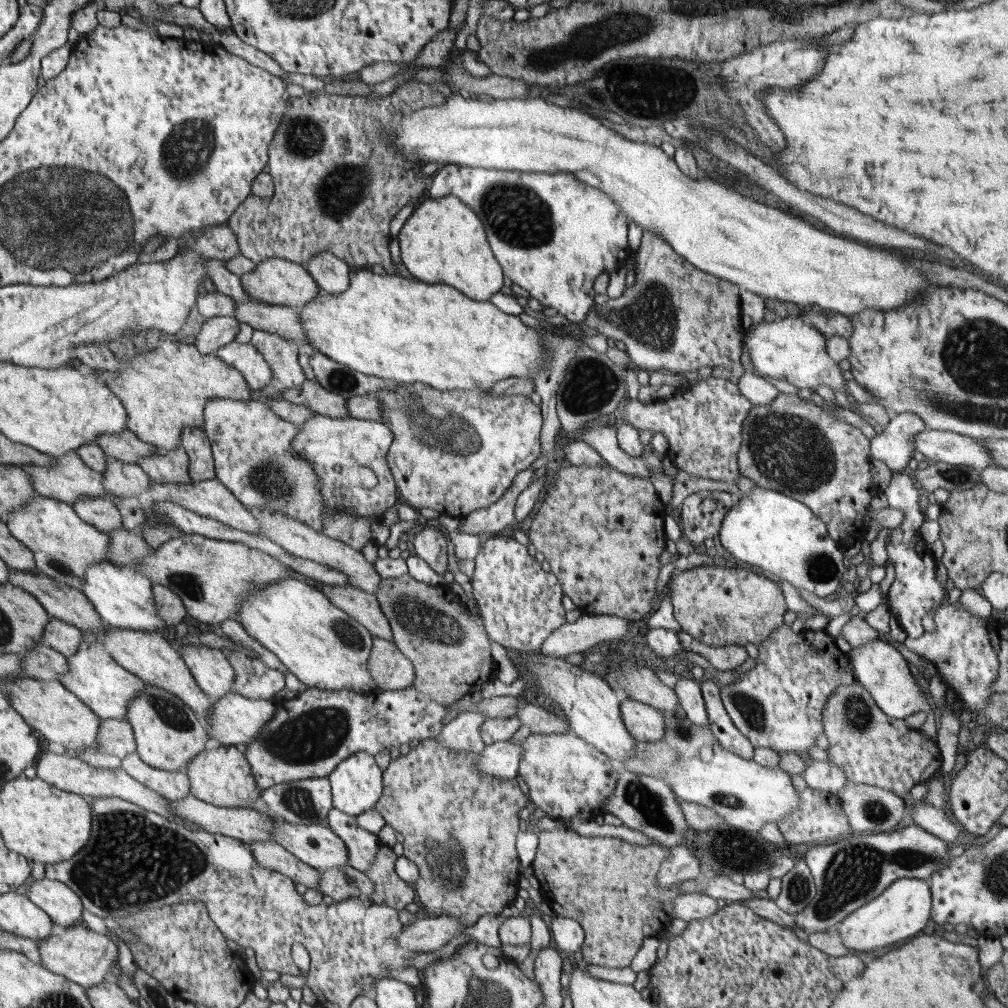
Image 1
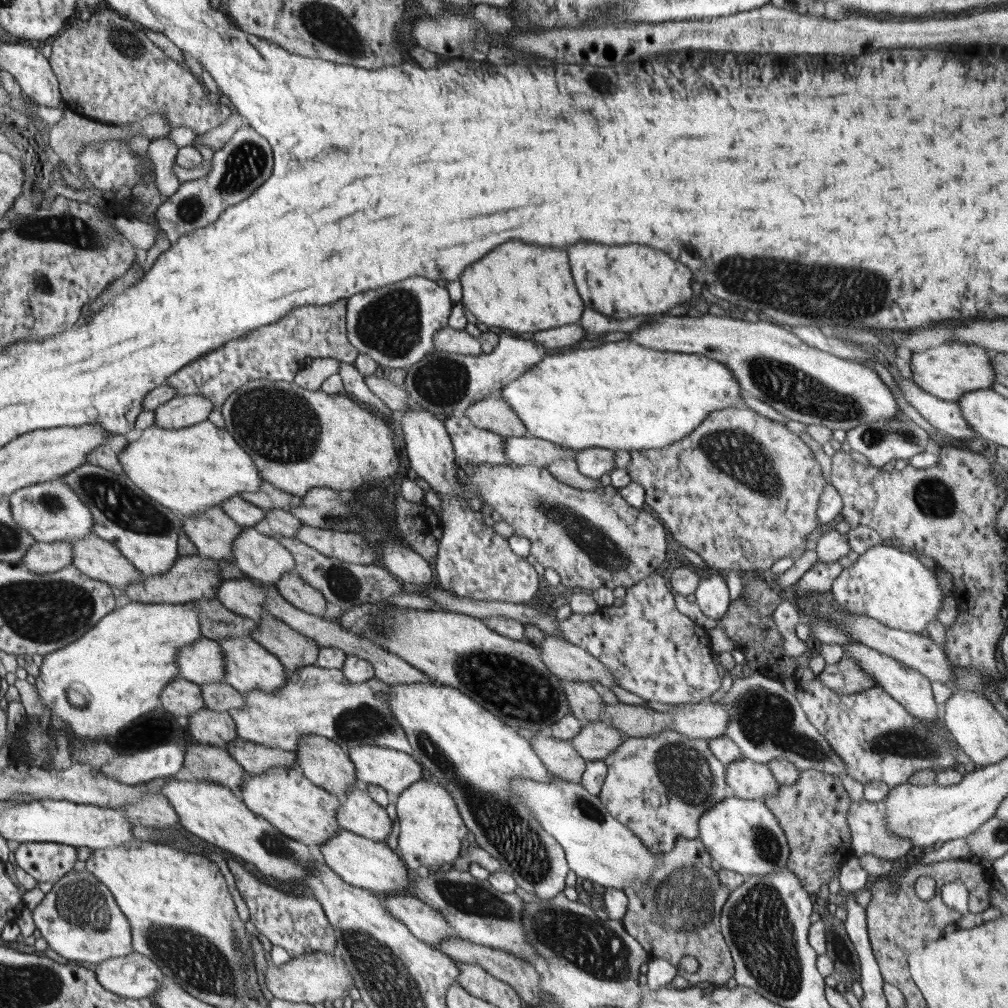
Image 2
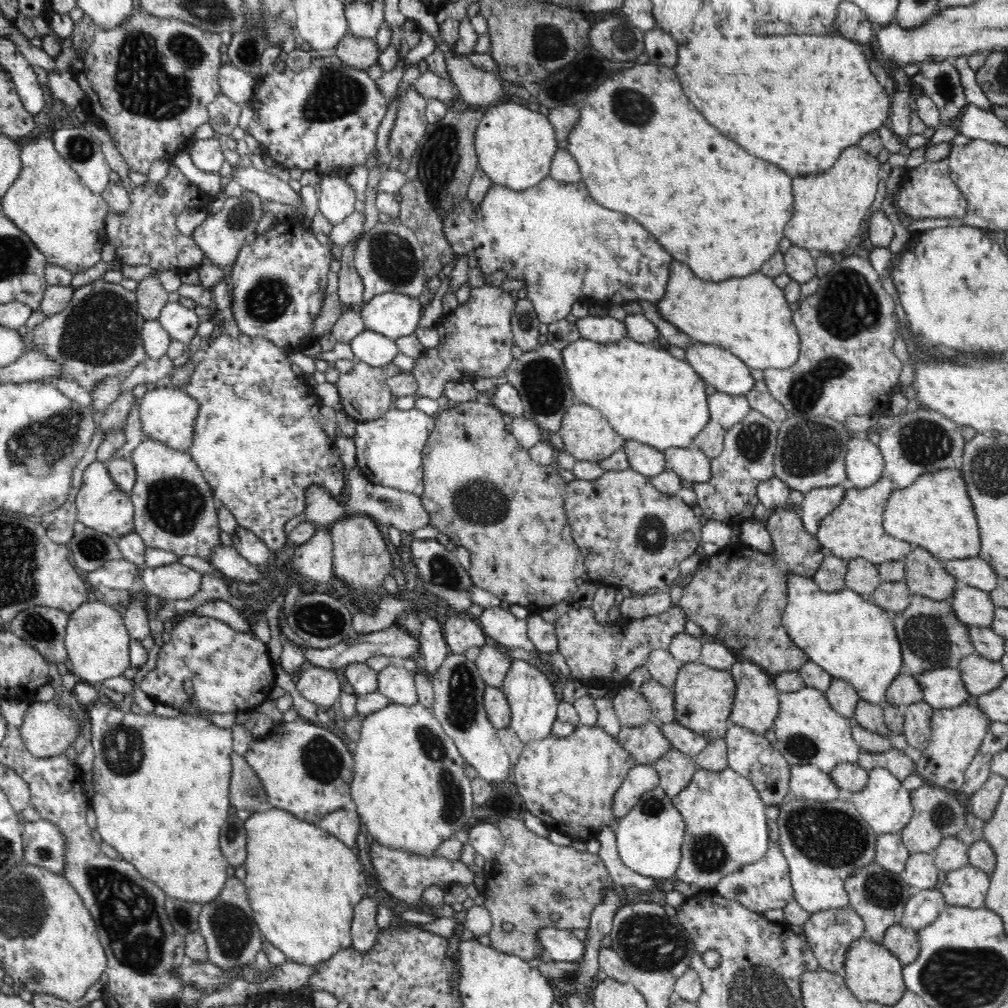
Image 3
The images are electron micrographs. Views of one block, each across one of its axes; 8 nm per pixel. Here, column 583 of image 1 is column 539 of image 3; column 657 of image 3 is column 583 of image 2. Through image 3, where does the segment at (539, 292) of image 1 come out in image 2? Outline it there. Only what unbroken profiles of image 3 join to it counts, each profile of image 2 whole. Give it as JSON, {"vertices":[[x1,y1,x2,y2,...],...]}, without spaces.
{"vertices":[[575,242,567,246,567,258,573,284,583,300,583,306,617,322,641,314,647,318,657,318,667,308,681,302,691,302,693,298,693,274,677,260,667,258,665,252,653,250,649,246,605,246,597,242]]}

